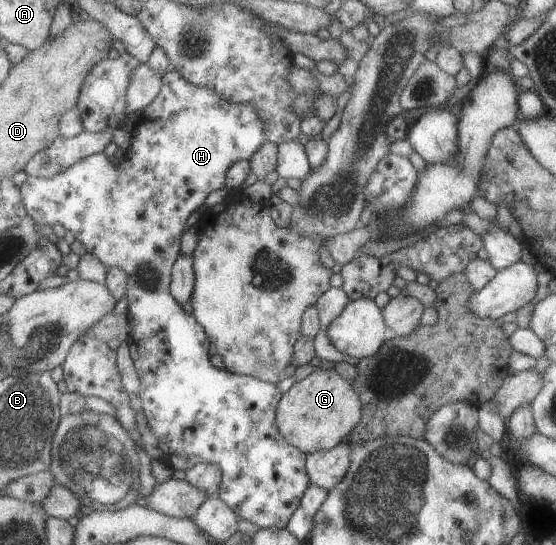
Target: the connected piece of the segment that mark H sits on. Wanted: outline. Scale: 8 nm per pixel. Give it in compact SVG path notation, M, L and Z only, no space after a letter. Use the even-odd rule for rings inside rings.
M173 70L167 71L161 75L161 86L157 96L143 108L139 113L139 121L134 126L133 132L130 135L130 143L126 150L125 160L121 160L117 164L107 159L105 153L95 153L75 164L71 164L69 168L60 170L59 174L55 174L53 178L39 178L34 176L27 176L27 178L18 186L21 195L21 204L25 207L26 214L33 222L50 226L52 223L61 224L65 230L69 230L74 236L75 241L82 242L85 245L85 250L89 254L93 254L97 260L101 261L109 267L121 268L127 276L125 298L127 298L127 313L128 319L131 323L130 334L127 336L127 348L132 358L133 366L139 377L139 400L141 403L141 410L146 418L146 426L149 427L153 438L155 438L155 446L161 452L160 461L166 466L170 467L173 471L189 470L194 464L201 462L213 462L221 469L222 477L218 486L219 500L225 502L229 508L243 520L251 522L256 529L286 528L287 521L291 518L291 514L295 512L301 495L307 485L309 485L308 476L305 468L305 454L302 453L295 446L287 444L283 440L283 436L279 434L275 426L275 409L280 396L279 389L276 385L269 382L261 381L259 379L249 377L247 375L239 375L223 368L215 368L209 363L209 355L207 354L207 347L210 343L205 331L197 324L197 320L192 314L186 314L183 308L171 296L169 292L169 283L171 282L171 269L172 264L177 260L180 255L180 238L183 234L183 227L185 220L191 212L198 211L201 205L204 204L203 200L207 198L209 192L213 192L216 188L223 188L225 182L225 172L237 160L248 160L249 156L261 146L261 142L265 142L265 132L263 132L263 120L257 114L257 110L251 104L233 104L229 100L223 100L219 94L215 94L213 90L205 88L205 86L193 86L189 82L185 82L179 74Z

